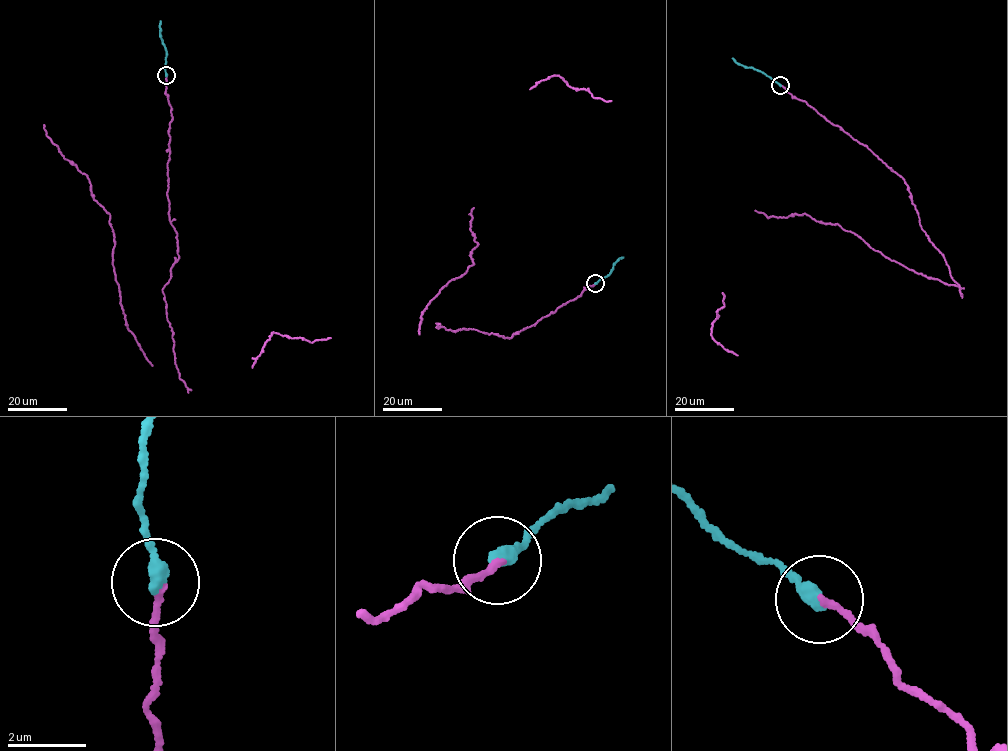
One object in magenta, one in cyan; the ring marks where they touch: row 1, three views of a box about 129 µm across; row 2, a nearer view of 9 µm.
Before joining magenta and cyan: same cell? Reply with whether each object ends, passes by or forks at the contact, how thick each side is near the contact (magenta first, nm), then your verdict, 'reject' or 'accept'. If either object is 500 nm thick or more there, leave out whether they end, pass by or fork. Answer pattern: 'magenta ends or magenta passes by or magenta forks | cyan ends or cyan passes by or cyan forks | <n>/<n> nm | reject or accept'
magenta ends | cyan ends | 150/380 nm | accept

